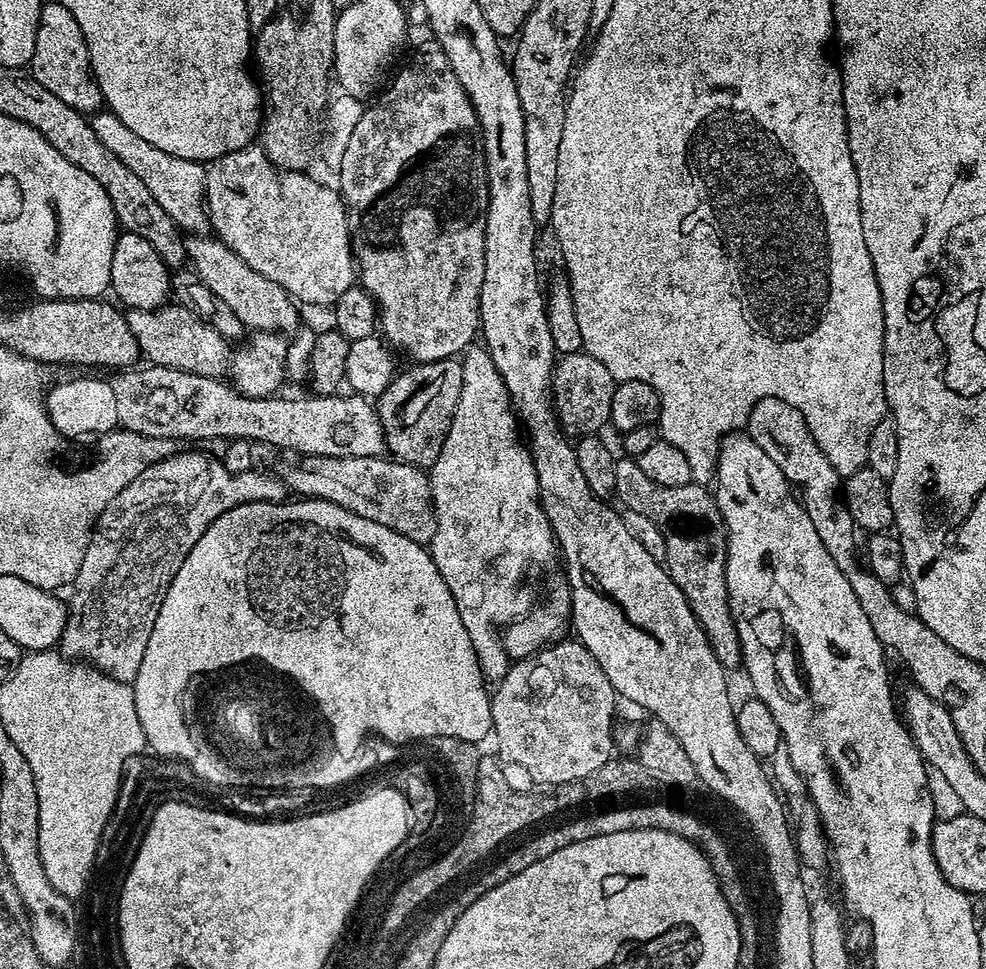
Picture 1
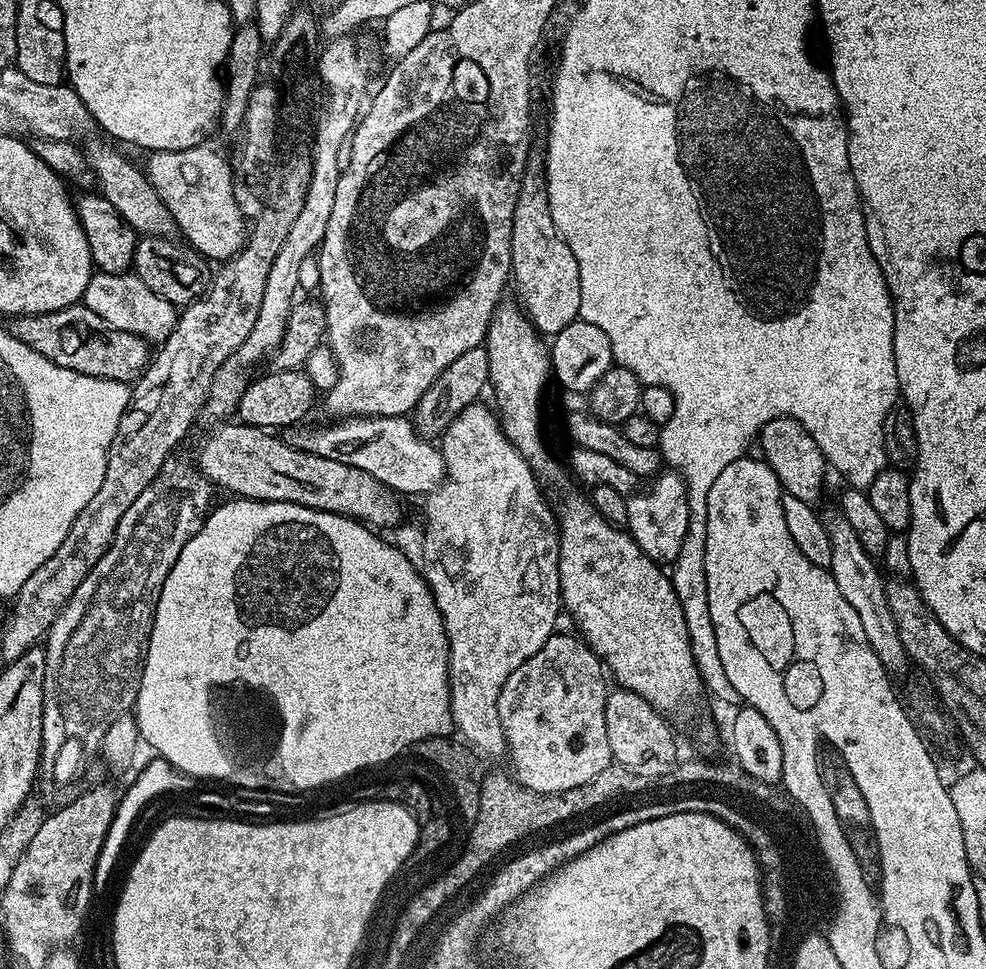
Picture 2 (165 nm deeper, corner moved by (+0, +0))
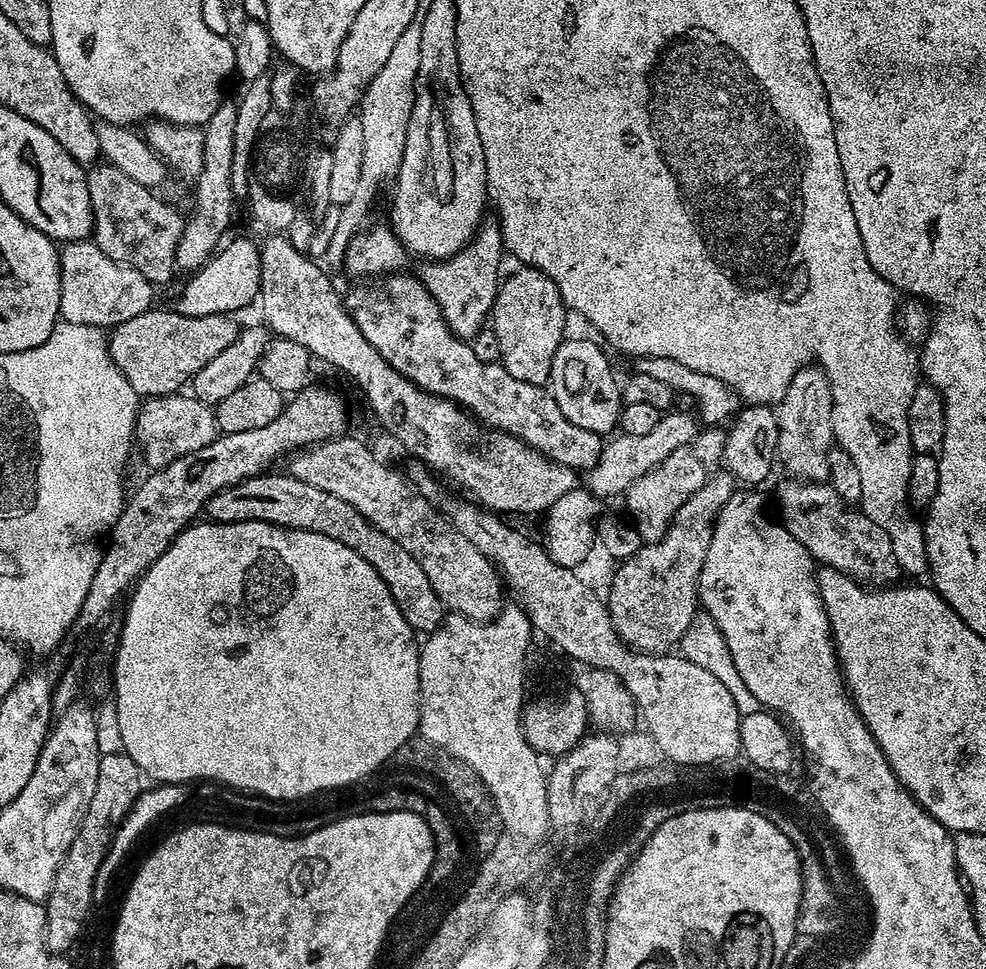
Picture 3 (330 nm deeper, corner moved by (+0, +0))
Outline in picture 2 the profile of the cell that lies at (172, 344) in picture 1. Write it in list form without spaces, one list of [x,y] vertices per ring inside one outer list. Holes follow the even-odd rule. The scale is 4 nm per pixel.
[[[93,271],[82,303],[94,310],[94,314],[98,314],[102,322],[114,326],[114,330],[126,330],[126,334],[140,336],[152,346],[164,343],[165,338],[174,330],[178,319],[177,305],[154,294],[154,290],[150,290],[150,286],[146,286],[146,282],[142,282],[142,278],[138,278],[131,271]]]

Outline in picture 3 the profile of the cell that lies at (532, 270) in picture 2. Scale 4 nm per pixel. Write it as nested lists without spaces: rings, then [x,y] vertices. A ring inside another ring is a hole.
[[[520,266],[520,269],[512,277],[501,283],[500,291],[496,294],[496,301],[492,307],[490,317],[490,331],[498,334],[498,350],[500,351],[499,363],[518,382],[530,382],[541,386],[547,385],[551,378],[551,363],[554,362],[554,354],[566,339],[564,327],[568,324],[569,309],[560,293],[555,280],[541,272],[535,266]]]

